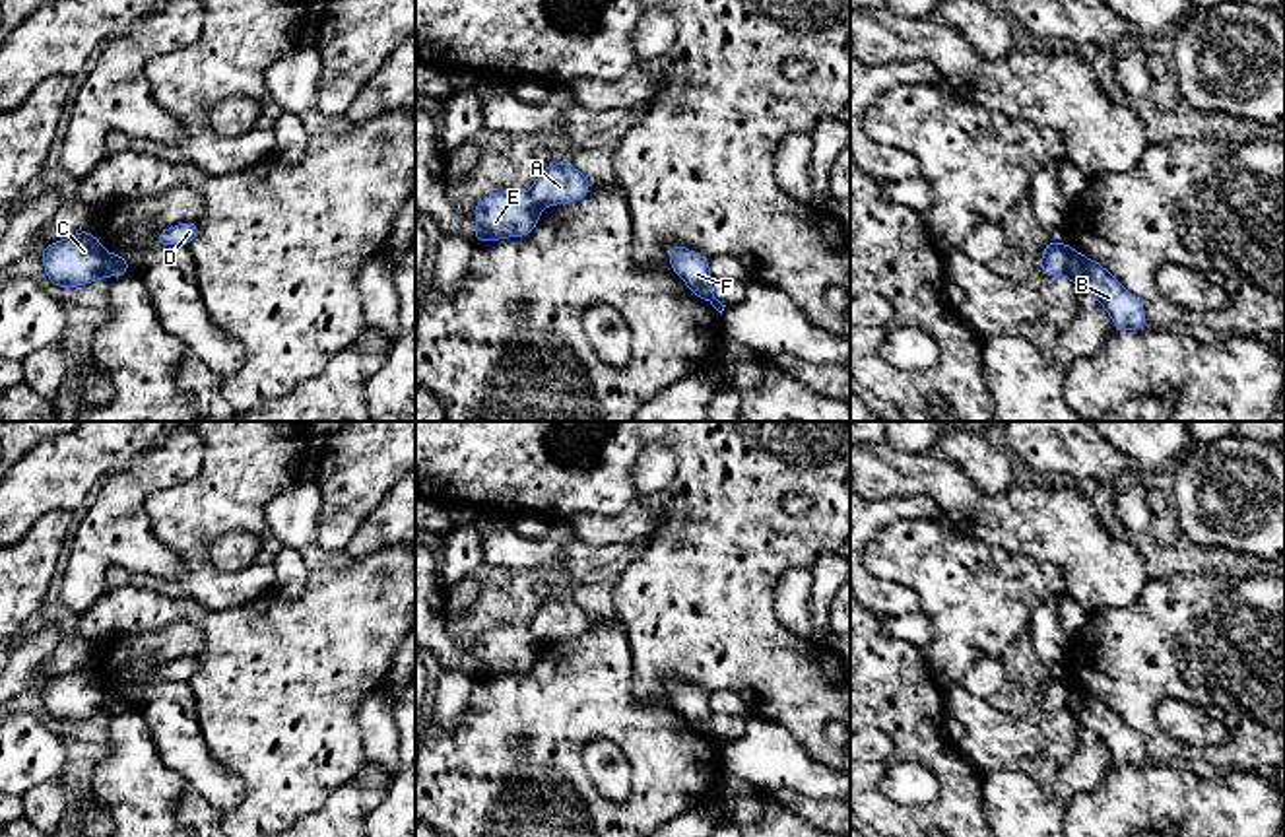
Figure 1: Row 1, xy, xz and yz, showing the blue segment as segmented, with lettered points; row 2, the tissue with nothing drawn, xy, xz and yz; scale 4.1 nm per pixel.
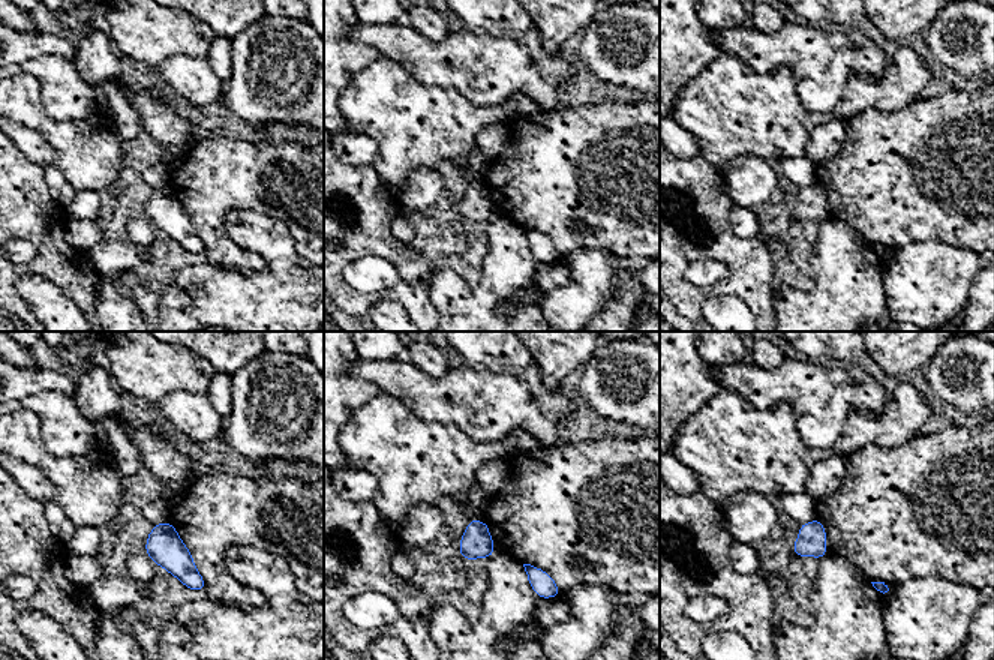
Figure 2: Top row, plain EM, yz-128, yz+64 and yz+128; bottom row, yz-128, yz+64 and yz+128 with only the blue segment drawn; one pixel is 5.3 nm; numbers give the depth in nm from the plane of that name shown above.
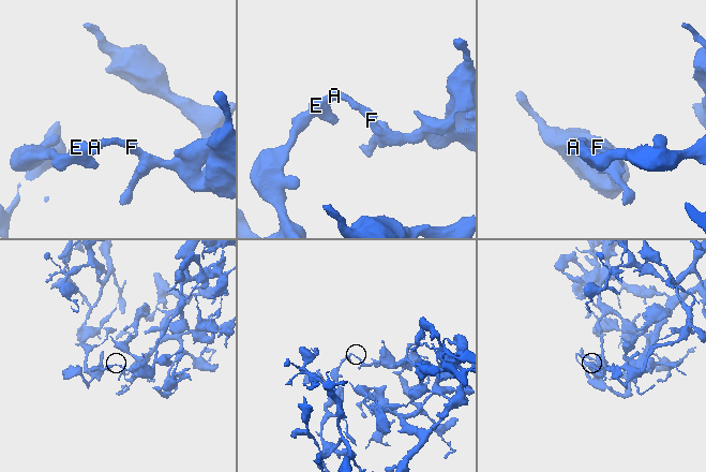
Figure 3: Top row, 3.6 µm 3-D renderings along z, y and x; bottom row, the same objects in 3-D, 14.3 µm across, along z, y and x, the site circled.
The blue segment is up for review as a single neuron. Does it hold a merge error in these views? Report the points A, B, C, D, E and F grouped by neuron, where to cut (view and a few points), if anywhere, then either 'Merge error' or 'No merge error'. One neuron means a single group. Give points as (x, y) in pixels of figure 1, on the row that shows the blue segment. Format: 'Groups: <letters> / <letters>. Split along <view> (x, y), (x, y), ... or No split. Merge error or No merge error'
Groups: A D F / B C E. Split along yz (1060, 243), (1066, 274). Merge error

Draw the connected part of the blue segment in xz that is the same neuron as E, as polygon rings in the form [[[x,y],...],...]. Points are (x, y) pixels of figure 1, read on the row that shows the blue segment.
[[[501,190],[479,198],[474,206],[474,219],[478,231],[472,235],[474,243],[489,243],[509,237],[532,235],[540,221],[542,206],[530,192]]]

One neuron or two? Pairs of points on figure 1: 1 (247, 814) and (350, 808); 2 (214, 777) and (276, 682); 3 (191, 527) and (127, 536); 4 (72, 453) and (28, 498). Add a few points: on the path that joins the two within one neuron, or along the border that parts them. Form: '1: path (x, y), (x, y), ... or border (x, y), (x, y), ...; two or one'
1: border (348, 779), (317, 808), (299, 816); two
2: border (198, 725), (243, 781), (233, 808); two
3: border (154, 490), (146, 500), (150, 529), (185, 566); two
4: path (61, 465), (39, 486); one

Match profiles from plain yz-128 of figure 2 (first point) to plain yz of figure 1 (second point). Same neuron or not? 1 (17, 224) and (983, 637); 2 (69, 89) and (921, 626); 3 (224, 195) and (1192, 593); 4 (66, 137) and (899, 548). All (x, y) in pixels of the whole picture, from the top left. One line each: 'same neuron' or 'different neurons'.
1: different neurons
2: different neurons
3: same neuron
4: same neuron

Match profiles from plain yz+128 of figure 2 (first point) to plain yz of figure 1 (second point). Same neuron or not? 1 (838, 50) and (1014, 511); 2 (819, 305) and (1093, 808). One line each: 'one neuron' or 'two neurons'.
1: one neuron
2: two neurons

